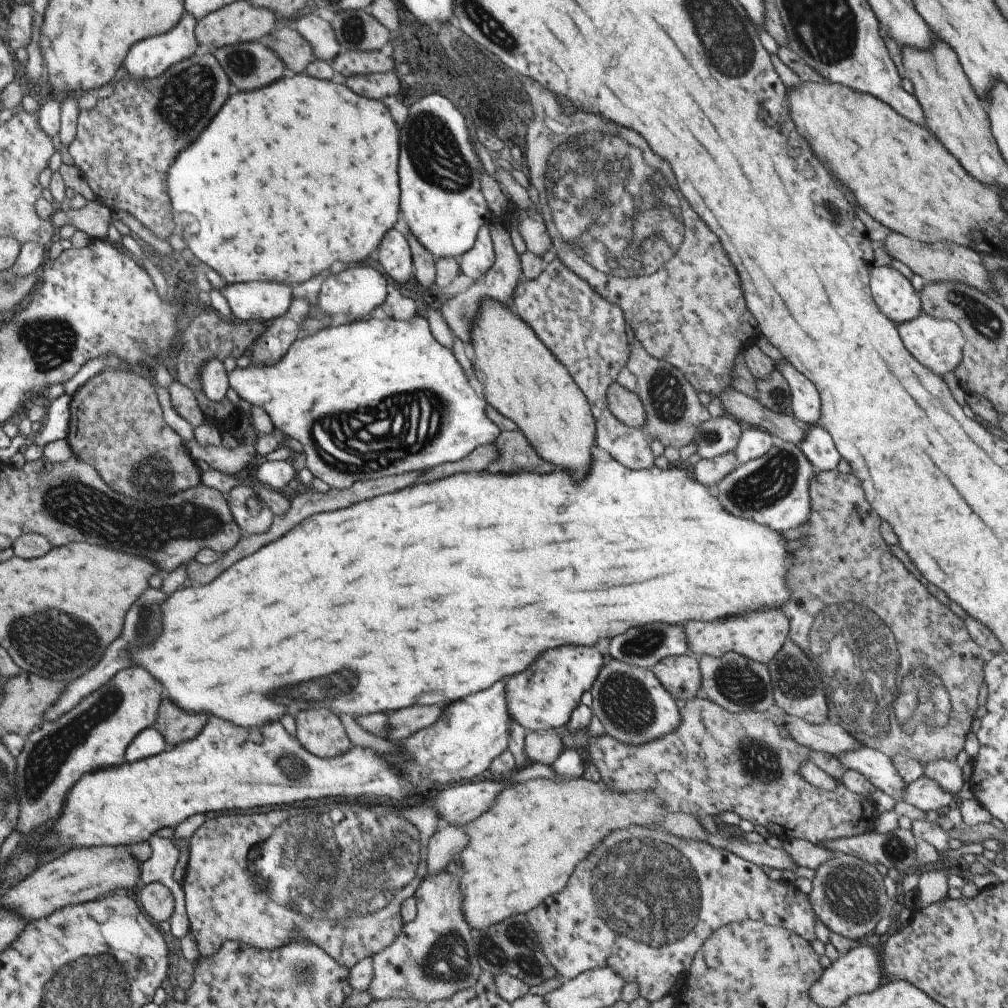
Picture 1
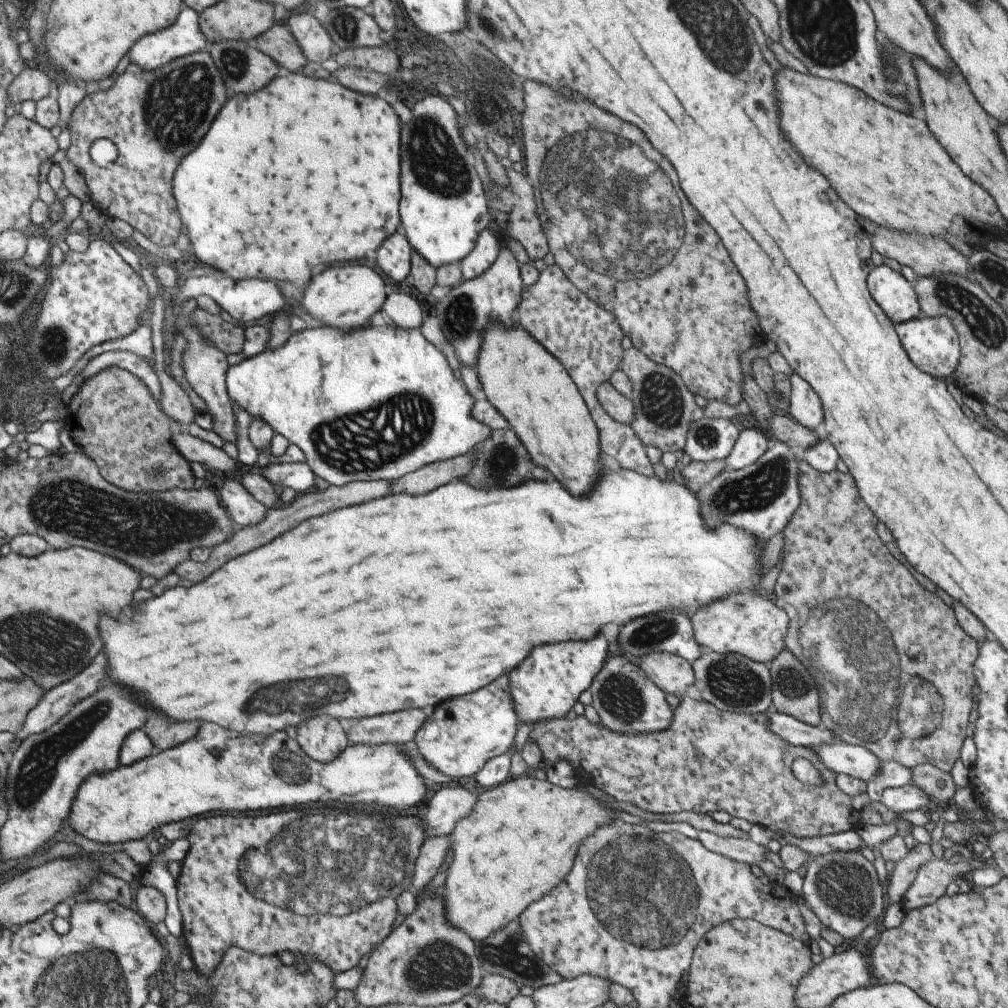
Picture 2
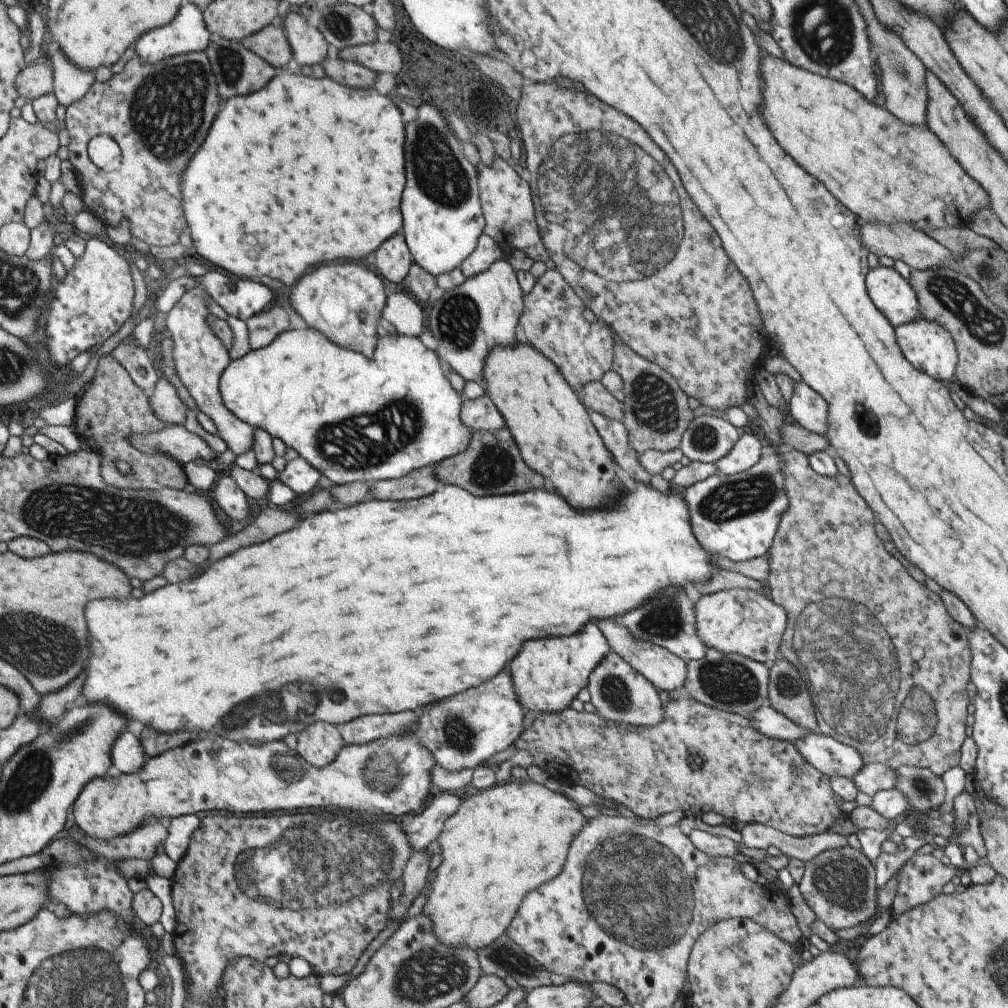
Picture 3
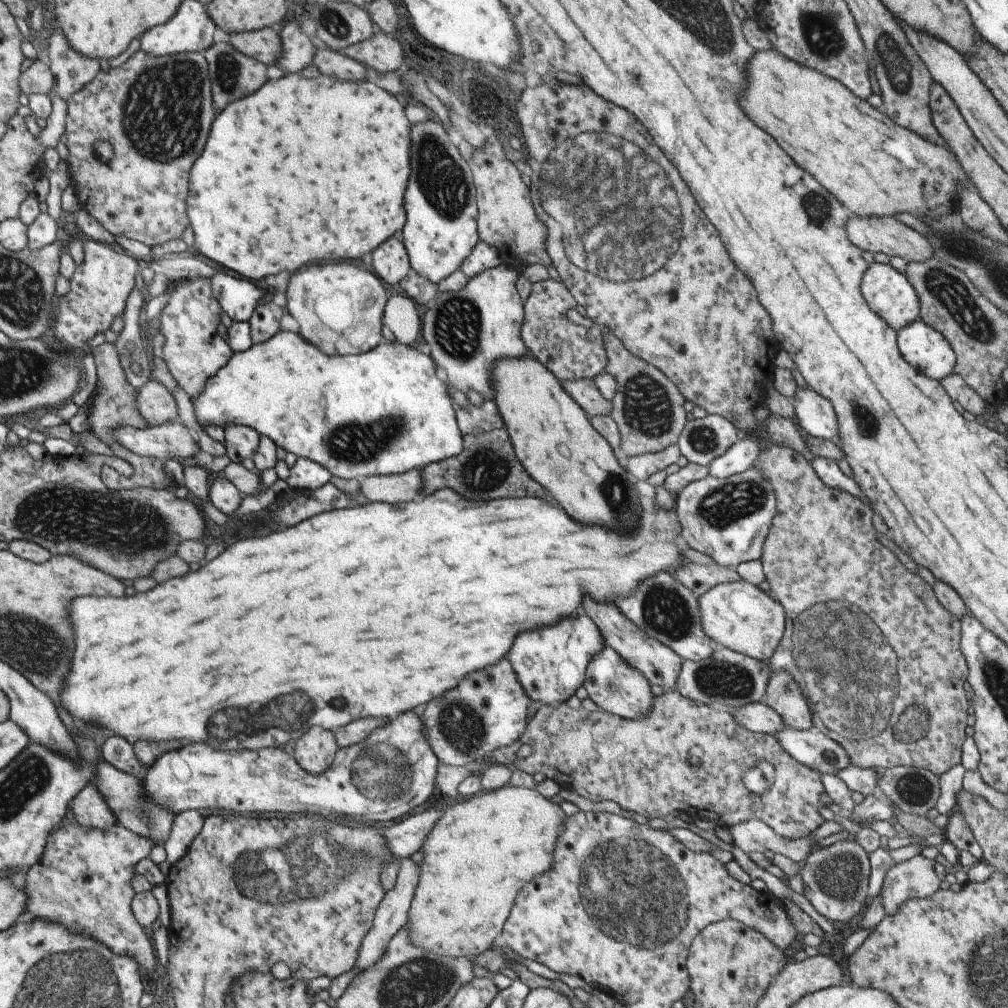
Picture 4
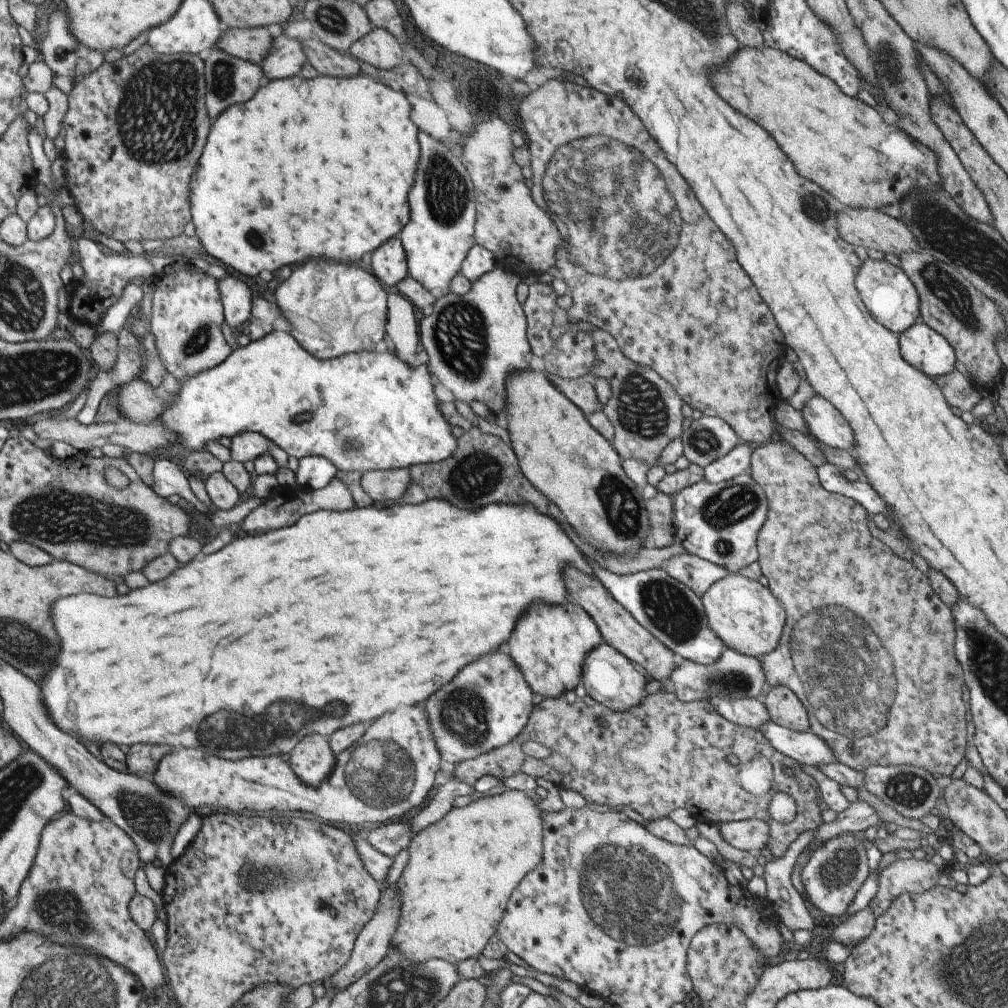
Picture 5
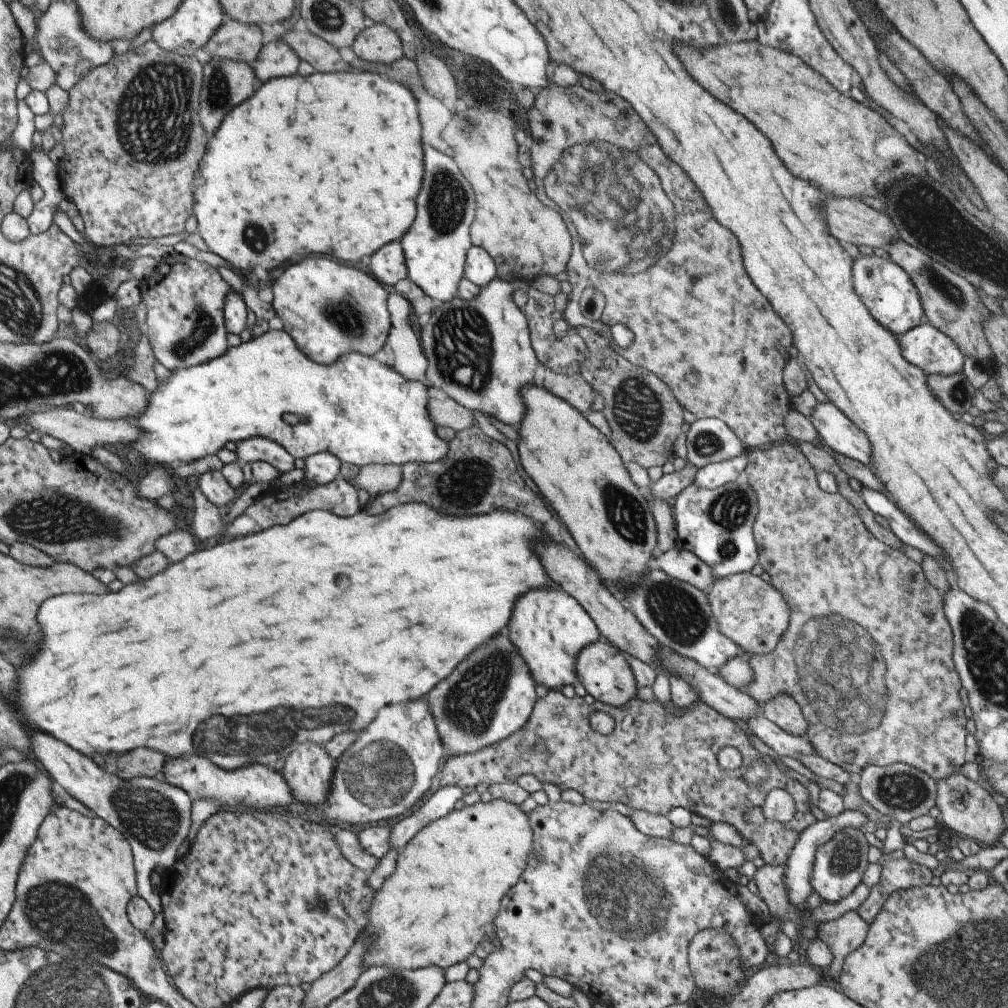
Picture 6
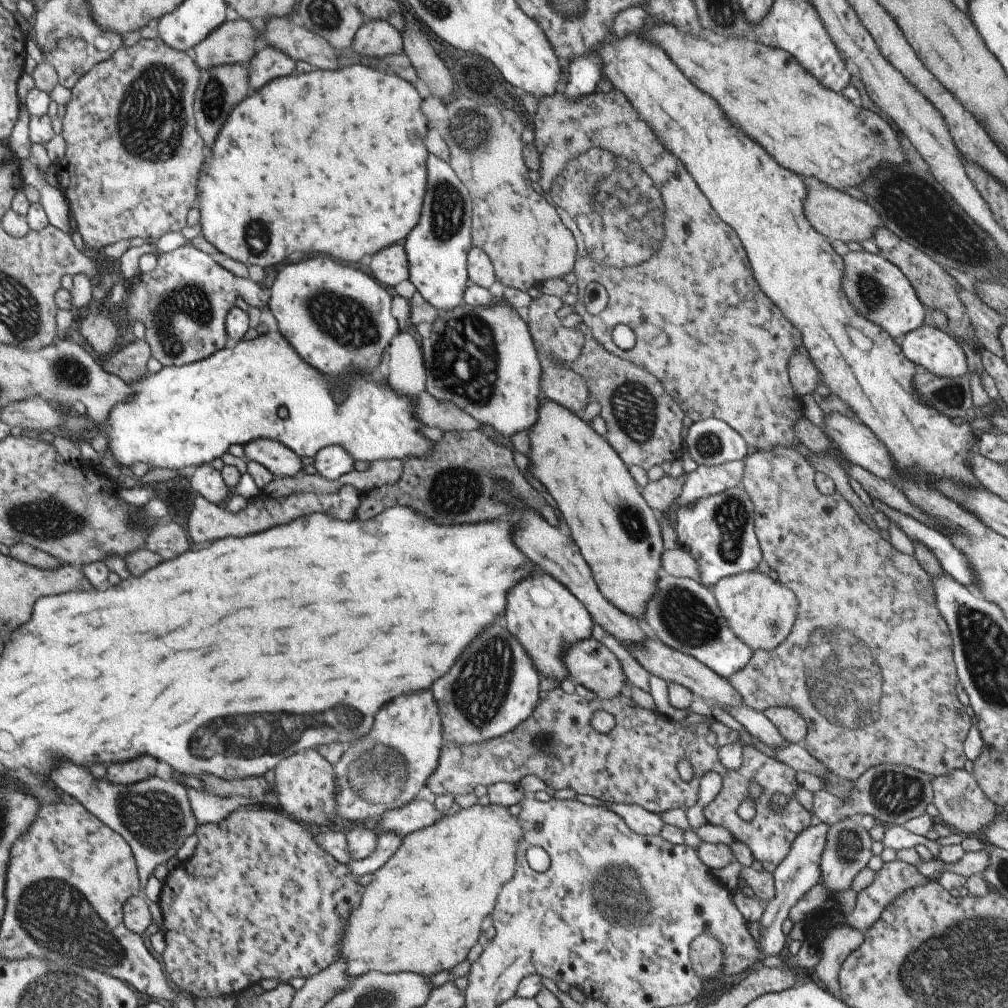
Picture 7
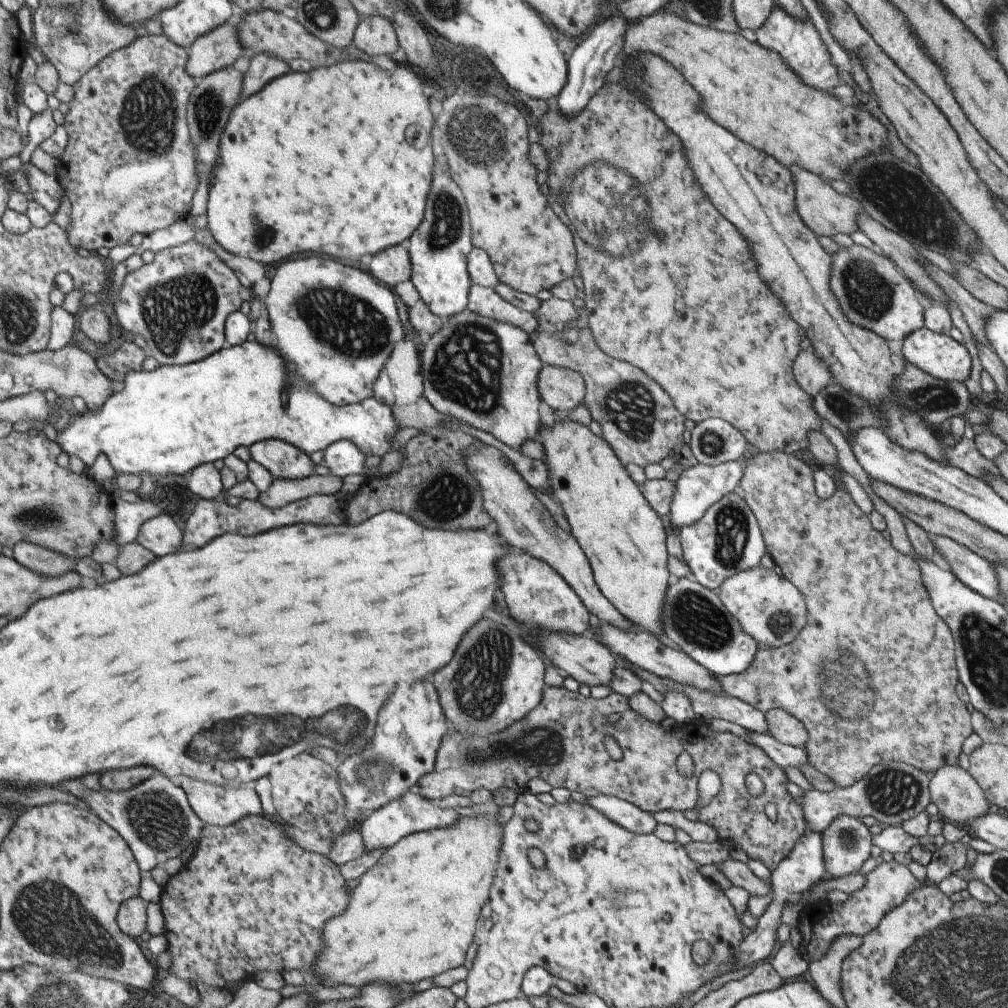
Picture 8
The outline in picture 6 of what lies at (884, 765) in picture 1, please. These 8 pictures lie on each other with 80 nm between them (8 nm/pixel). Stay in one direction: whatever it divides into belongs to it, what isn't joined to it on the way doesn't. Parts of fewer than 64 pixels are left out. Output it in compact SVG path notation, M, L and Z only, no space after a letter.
M762 714L745 722L748 724L749 732L757 736L773 752L777 752L778 756L795 758L801 755L817 755L814 754L812 742L805 735L789 734L767 720Z

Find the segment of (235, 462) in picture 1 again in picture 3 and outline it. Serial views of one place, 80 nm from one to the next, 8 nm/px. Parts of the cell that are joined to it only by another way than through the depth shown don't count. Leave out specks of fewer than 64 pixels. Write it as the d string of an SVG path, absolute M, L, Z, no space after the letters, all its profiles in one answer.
M182 425L166 426L156 433L132 435L128 441L142 453L163 453L181 465L192 460L214 461L219 455L198 435L188 432Z

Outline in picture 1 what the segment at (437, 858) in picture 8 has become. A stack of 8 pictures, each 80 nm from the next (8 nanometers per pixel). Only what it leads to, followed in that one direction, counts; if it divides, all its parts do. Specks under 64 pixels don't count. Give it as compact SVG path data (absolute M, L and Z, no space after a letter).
M582 777L573 780L536 778L507 787L496 796L492 807L463 826L468 843L458 860L463 864L463 873L456 878L462 890L462 915L471 929L479 930L514 914L525 915L542 900L565 888L575 865L588 857L610 832L617 829L637 825L666 832L684 841L707 843L709 833L697 819L697 815L669 812L662 807L662 800L658 796L647 796L641 792L619 794L603 782Z

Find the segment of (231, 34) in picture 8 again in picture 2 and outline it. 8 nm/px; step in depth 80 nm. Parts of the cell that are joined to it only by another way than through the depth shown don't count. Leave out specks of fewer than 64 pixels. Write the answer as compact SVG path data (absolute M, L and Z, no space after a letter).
M274 23L255 38L256 47L273 59L282 72L295 73L307 60L287 26Z

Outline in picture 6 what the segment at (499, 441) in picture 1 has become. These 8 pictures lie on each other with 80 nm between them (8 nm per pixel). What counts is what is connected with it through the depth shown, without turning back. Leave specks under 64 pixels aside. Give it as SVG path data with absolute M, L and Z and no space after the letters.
M473 423L468 429L465 429L464 431L457 431L454 434L454 437L452 439L449 439L448 441L448 451L447 454L445 454L444 457L441 457L439 460L436 460L432 463L407 463L402 465L402 480L398 484L398 487L393 492L386 492L380 495L377 495L376 497L371 497L365 508L362 510L366 513L369 513L370 515L377 515L381 514L382 512L385 512L388 508L391 508L395 505L400 505L403 503L423 503L426 504L428 507L434 508L434 510L438 510L441 512L445 512L445 514L453 514L453 516L471 516L471 514L481 514L485 512L489 512L491 509L503 509L508 511L513 511L514 513L520 513L521 515L524 515L525 517L529 517L531 520L536 521L537 523L544 526L545 530L550 534L550 536L557 542L557 543L565 543L563 540L565 538L569 538L567 542L570 543L570 535L568 532L565 532L563 528L561 528L561 524L557 522L557 514L556 512L547 506L547 504L543 504L543 498L541 496L537 496L537 494L533 494L533 490L525 484L525 480L521 479L521 476L519 476L519 470L517 470L517 466L515 466L515 460L511 457L511 452L505 447L504 444L499 443L490 437L487 437L483 432L477 427L477 423Z

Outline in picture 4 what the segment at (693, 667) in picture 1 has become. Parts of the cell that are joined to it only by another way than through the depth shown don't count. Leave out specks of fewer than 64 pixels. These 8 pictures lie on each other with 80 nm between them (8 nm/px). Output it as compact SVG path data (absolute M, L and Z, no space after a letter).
M584 600L581 612L593 621L601 633L604 644L612 648L629 666L636 668L649 681L650 685L656 684L657 686L674 688L683 660L669 647L651 639L650 636L631 624L613 603L600 605L591 602L591 600Z

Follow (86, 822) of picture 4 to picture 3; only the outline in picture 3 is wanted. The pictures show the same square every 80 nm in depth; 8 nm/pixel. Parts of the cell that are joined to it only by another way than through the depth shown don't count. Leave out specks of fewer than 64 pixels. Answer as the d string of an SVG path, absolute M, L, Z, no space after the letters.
M413 731L406 733L405 735L399 735L398 737L386 737L385 739L377 739L370 743L360 745L343 745L340 751L336 754L335 760L332 760L329 764L324 767L314 767L312 764L306 762L297 753L296 750L292 750L286 745L284 739L273 739L270 742L231 742L221 738L221 736L215 736L215 734L205 734L205 736L195 736L195 740L187 742L185 746L179 746L179 748L173 748L173 750L167 750L159 756L153 756L145 762L145 770L143 766L139 766L137 772L125 776L117 772L111 772L105 774L103 777L97 777L89 780L87 784L81 789L81 792L77 795L77 798L73 801L73 808L71 808L71 816L73 816L73 822L79 826L79 830L88 837L99 839L102 841L108 841L109 839L126 835L127 833L133 832L135 829L142 827L149 819L161 820L161 819L174 819L183 815L194 815L197 812L217 812L217 810L225 810L225 812L233 812L233 814L249 814L249 812L275 812L275 810L283 810L283 812L293 812L293 810L299 810L299 808L339 808L339 810L352 810L353 812L365 812L365 816L369 816L369 819L376 818L393 818L395 816L405 816L407 812L417 812L421 808L421 804L425 802L427 794L429 794L429 787L431 786L431 779L429 769L434 765L432 756L428 750L425 750L413 736Z

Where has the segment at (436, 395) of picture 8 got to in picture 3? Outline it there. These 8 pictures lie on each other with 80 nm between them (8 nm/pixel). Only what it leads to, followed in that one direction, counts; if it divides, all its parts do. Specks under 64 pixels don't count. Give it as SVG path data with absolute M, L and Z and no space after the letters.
M507 254L502 256L499 260L496 260L491 266L489 266L489 268L486 268L483 272L480 272L475 276L466 278L459 286L443 291L442 296L435 302L433 302L431 310L429 310L430 315L427 318L427 324L429 324L429 327L427 327L427 329L430 329L431 334L433 334L435 338L437 338L438 344L435 352L438 358L441 360L445 360L445 362L447 362L447 366L449 366L449 368L452 368L455 374L459 375L461 378L464 378L464 381L473 380L475 382L479 382L479 384L482 386L481 383L482 368L484 358L486 357L486 354L489 352L489 349L498 346L513 346L517 342L518 336L516 332L516 324L518 323L518 318L522 313L522 295L523 292L520 289L516 277L516 271L513 270L513 268L509 265L509 262L507 261Z

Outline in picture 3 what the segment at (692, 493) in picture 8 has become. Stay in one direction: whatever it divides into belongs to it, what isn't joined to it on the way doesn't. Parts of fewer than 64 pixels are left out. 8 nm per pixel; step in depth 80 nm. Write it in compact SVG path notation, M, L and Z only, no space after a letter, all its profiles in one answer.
M743 429L737 442L715 462L718 472L732 475L746 471L753 466L764 453L759 440L748 430Z

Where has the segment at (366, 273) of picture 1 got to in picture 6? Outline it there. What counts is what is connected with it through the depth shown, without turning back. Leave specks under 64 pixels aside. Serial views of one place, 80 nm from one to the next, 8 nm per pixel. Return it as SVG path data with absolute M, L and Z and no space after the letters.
M311 256L287 266L270 288L274 314L281 319L283 330L293 339L296 348L317 364L330 365L341 355L353 351L372 356L386 342L390 327L386 307L388 294L375 277L361 272L359 268L327 260L325 256Z

